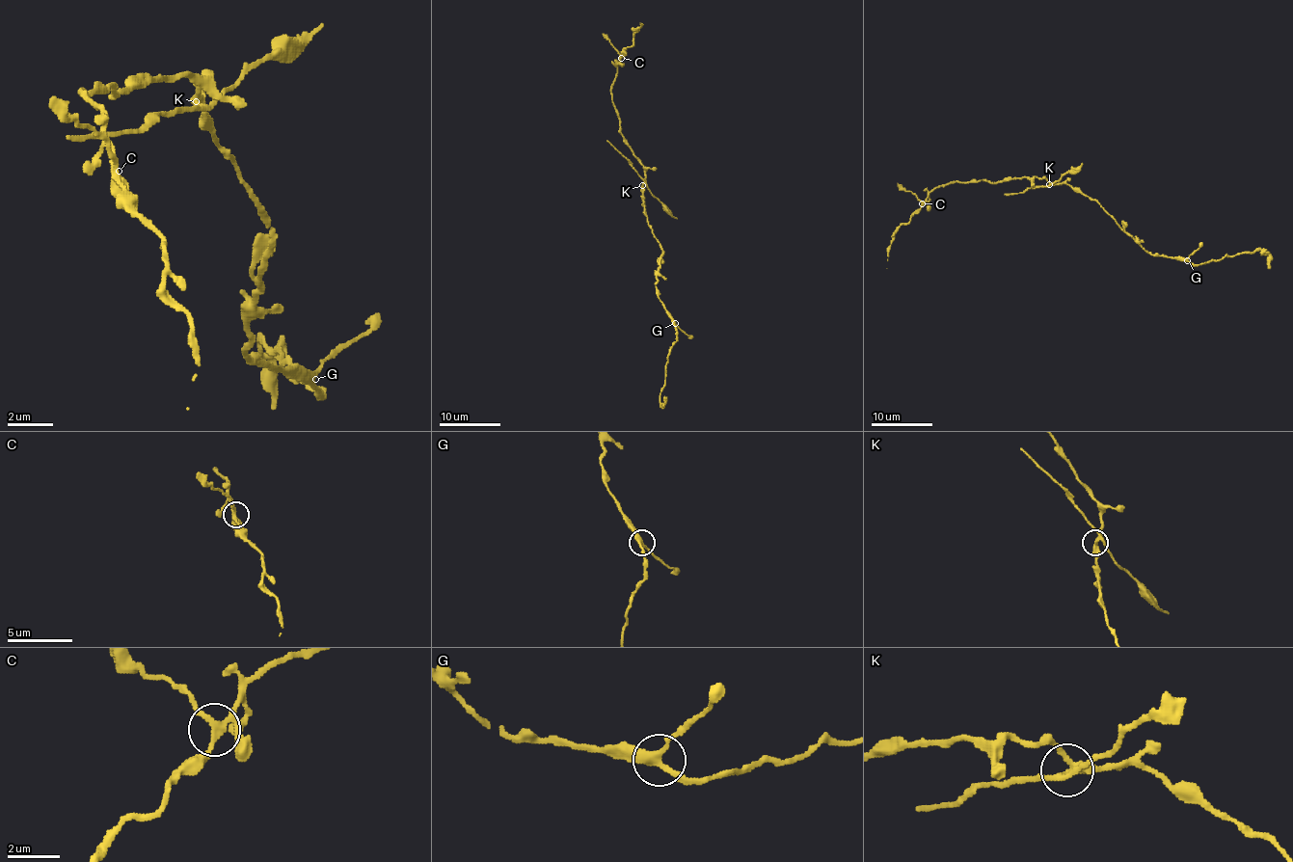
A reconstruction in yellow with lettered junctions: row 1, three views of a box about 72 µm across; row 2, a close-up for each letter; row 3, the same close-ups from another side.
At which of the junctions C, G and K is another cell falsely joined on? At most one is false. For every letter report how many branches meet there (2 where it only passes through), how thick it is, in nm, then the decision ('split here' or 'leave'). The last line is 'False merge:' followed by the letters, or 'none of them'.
C: branches 4; calibre 220 nm; leave
G: branches 3; calibre 280 nm; leave
K: branches 4; calibre 280 nm; split here
False merge: K

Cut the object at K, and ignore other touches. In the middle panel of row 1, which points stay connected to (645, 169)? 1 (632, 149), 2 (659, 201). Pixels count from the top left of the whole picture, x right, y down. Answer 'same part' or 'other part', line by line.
1: same part
2: other part

